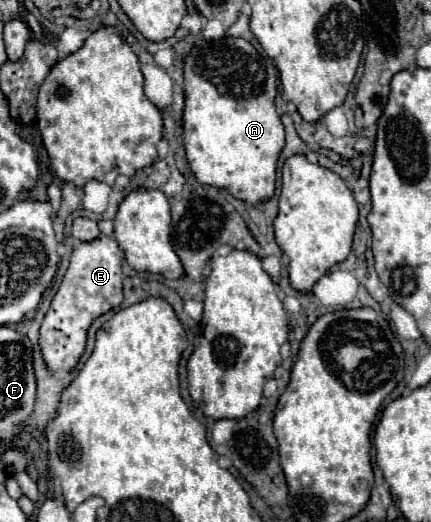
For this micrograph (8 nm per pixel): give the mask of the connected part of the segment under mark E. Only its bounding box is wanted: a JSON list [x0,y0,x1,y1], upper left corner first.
[41,235,123,371]

